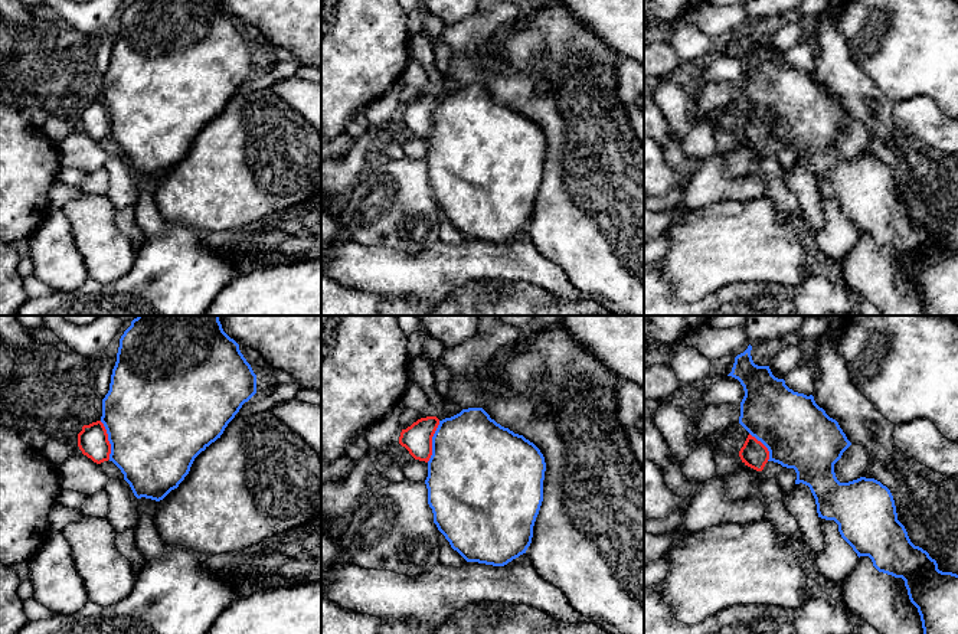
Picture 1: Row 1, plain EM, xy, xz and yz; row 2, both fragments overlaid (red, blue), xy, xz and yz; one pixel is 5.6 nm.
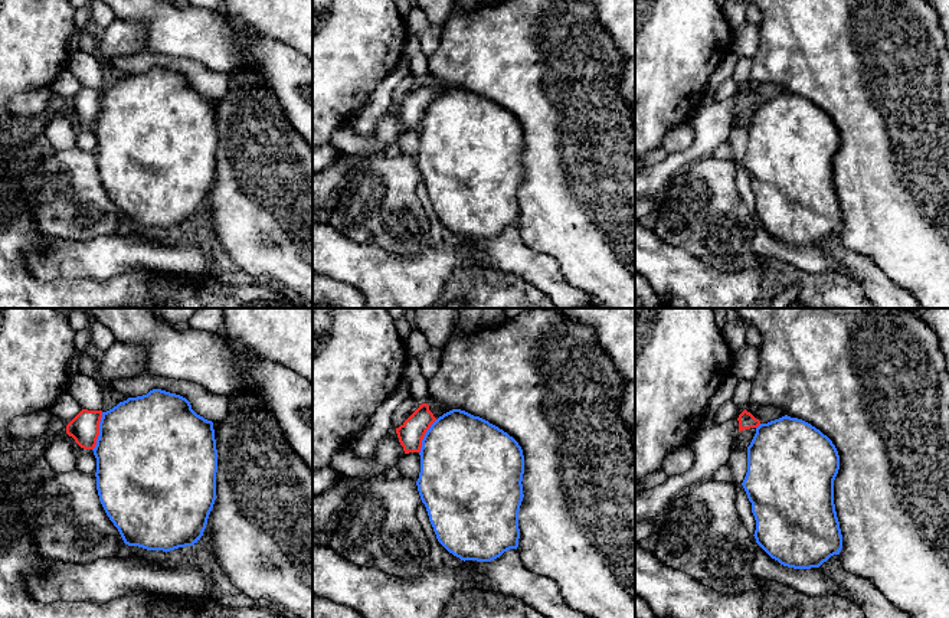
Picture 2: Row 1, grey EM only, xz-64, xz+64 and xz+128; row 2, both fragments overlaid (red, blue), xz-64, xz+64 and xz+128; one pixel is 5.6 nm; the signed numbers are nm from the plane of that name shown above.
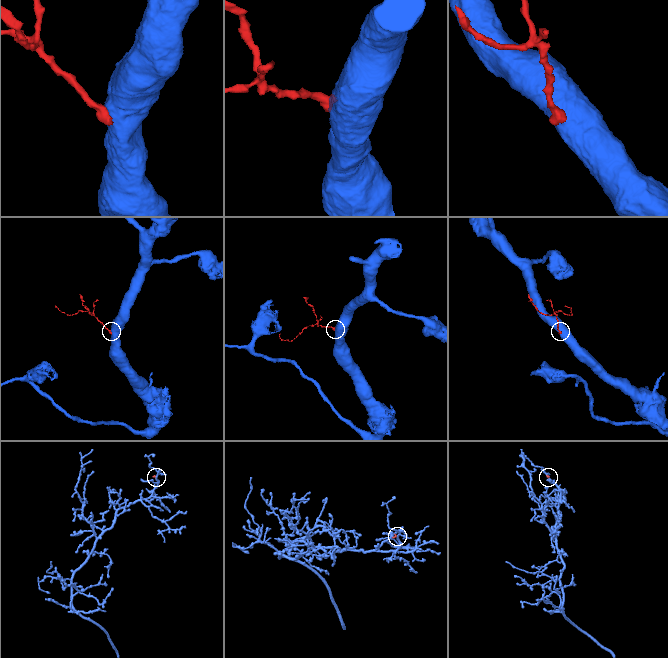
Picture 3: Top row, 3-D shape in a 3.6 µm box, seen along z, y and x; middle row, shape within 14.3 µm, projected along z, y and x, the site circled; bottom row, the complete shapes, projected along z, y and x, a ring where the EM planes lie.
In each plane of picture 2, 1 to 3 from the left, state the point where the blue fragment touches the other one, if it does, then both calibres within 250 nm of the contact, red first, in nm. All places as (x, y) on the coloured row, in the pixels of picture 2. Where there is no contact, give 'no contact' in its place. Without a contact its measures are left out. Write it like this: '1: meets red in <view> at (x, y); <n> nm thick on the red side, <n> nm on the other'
1: meets red in xz-64 at (98, 431); 170 nm thick on the red side, 480 nm on the other
2: meets red in xz+64 at (424, 435); 140 nm thick on the red side, 480 nm on the other
3: meets red in xz+128 at (758, 425); 90 nm thick on the red side, 460 nm on the other

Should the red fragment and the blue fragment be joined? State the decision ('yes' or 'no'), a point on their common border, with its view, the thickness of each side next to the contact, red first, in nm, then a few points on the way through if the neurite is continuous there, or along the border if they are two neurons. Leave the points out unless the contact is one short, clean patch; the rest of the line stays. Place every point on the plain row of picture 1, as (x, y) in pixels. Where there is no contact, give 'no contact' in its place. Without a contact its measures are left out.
no; meets red in xz at (431, 118); 160 nm thick on the red side, 460 nm on the other; border along xz (440, 98), (432, 114), (432, 131), (427, 139)

